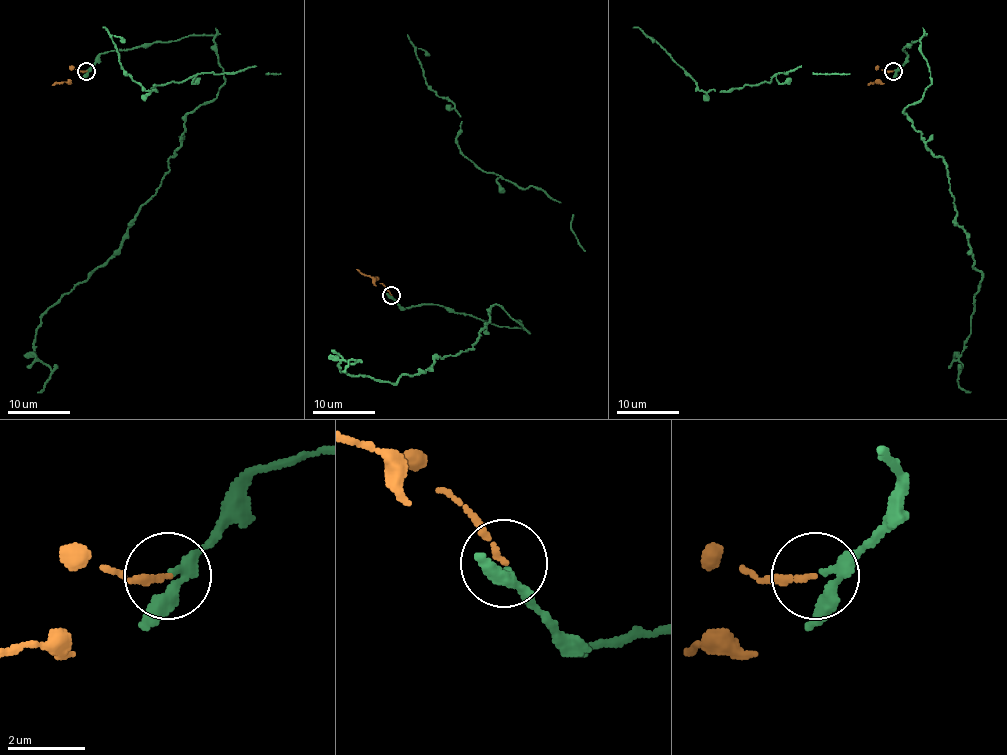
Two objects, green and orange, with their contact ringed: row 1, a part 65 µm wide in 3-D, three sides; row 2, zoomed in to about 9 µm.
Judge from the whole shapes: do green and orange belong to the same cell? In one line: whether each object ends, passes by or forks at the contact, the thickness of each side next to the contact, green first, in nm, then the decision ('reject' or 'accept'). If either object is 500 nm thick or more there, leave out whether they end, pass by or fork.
green passes by | orange ends | 240/120 nm | accept

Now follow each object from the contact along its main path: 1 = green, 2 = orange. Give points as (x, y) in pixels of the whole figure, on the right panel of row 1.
1: (894, 70), (926, 34), (930, 84), (902, 111), (946, 166), (981, 272), (959, 358), (970, 393)
2: (893, 70), (879, 67), (876, 70), (877, 80), (868, 84)

